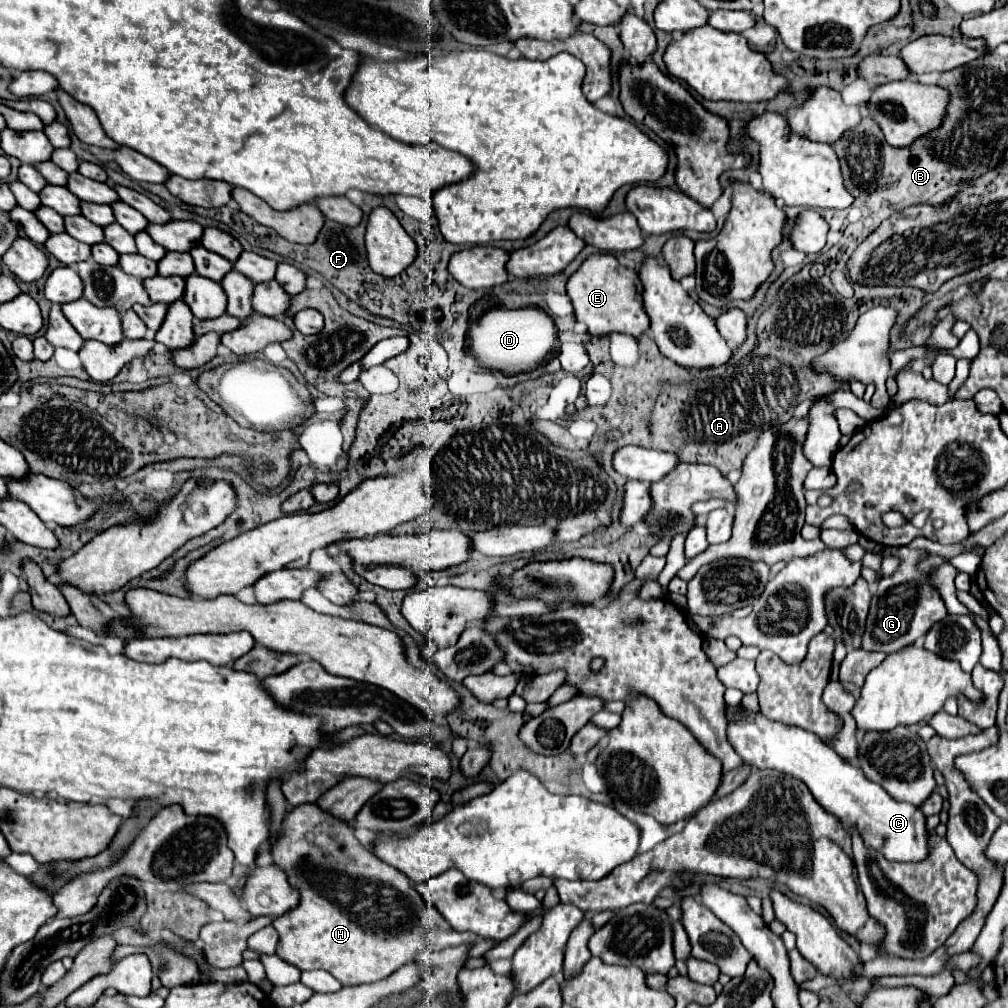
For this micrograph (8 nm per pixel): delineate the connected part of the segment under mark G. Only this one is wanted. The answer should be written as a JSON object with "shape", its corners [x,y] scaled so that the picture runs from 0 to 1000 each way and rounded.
{"shape":[[[902,543],[888,545],[888,551],[894,555],[890,566],[886,570],[874,572],[872,584],[866,590],[866,598],[862,602],[862,610],[858,616],[858,630],[854,632],[854,644],[858,646],[878,646],[880,650],[908,638],[914,630],[918,630],[930,616],[934,616],[939,606],[938,598],[934,598],[934,590],[922,582],[922,566],[912,566],[912,559],[920,553],[918,547],[906,547]]]}

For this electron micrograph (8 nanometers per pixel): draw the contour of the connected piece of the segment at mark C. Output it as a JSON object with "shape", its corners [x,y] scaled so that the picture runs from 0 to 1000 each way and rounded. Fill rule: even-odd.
{"shape":[[[721,699],[719,709],[721,733],[739,757],[753,763],[769,763],[797,775],[807,791],[822,807],[834,813],[838,822],[848,818],[854,824],[858,838],[876,844],[882,854],[914,854],[920,850],[918,809],[908,799],[882,791],[874,779],[858,773],[852,761],[836,755],[822,739],[811,733],[811,729],[795,721],[771,717],[755,709],[755,705],[741,705],[733,699]]]}

